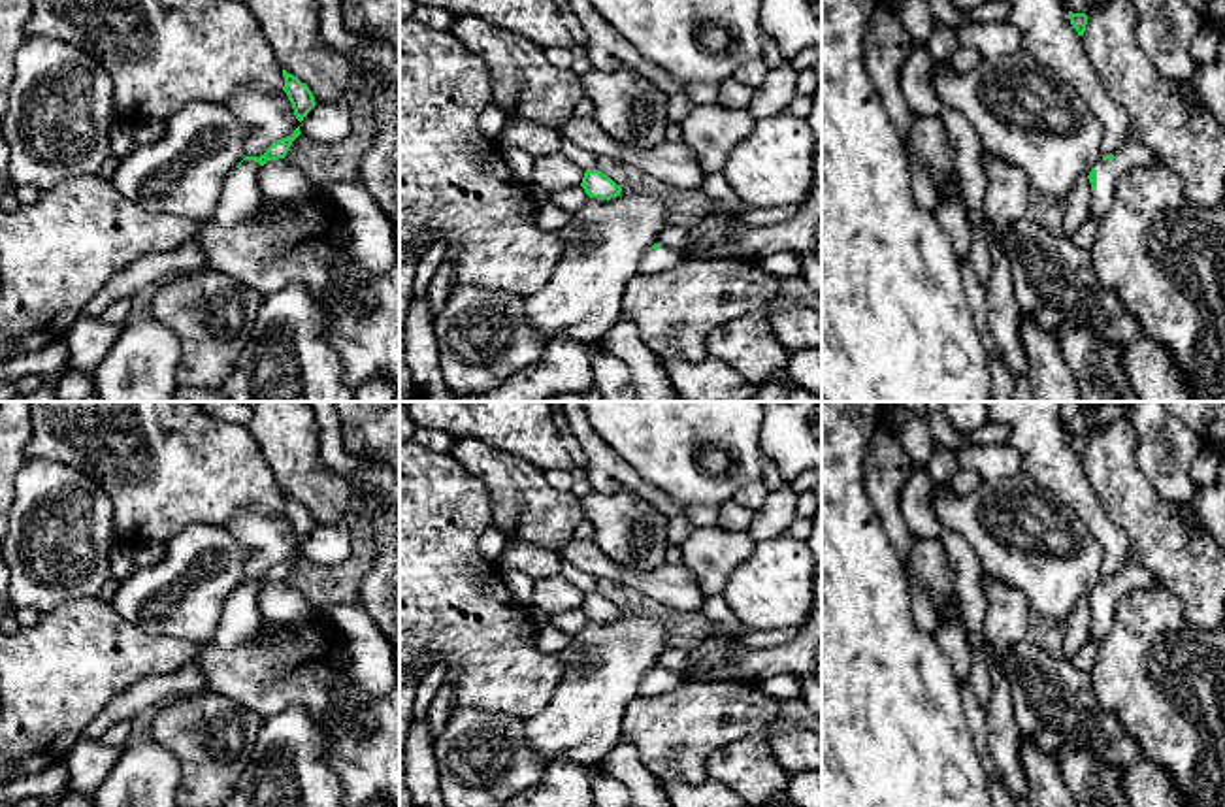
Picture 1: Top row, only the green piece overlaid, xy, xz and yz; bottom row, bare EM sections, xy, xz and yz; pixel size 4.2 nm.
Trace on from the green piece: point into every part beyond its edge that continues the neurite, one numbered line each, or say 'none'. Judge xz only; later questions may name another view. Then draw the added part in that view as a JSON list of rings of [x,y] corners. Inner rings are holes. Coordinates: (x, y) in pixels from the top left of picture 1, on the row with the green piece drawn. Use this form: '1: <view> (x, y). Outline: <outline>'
1: xz (653, 261). Outline: [[[648,249],[643,258],[637,264],[637,272],[641,273],[658,273],[663,270],[673,268],[675,264],[678,264],[682,260],[682,255],[678,251],[673,249]]]

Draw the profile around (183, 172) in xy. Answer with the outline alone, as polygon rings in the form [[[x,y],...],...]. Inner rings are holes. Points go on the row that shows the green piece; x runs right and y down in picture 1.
[[[190,102],[164,121],[164,134],[156,141],[138,145],[121,160],[111,185],[149,213],[187,217],[198,224],[211,221],[226,175],[247,156],[245,138],[247,128],[226,104]]]

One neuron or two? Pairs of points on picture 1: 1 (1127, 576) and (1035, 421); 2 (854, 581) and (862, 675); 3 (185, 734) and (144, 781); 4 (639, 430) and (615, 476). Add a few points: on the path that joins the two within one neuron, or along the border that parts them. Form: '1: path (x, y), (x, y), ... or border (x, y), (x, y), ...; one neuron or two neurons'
1: border (1129, 564), (1112, 576); two neurons
2: path (854, 604), (854, 645), (862, 653); one neuron
3: border (151, 738), (176, 758), (179, 787); two neurons
4: border (592, 428), (647, 483); two neurons

